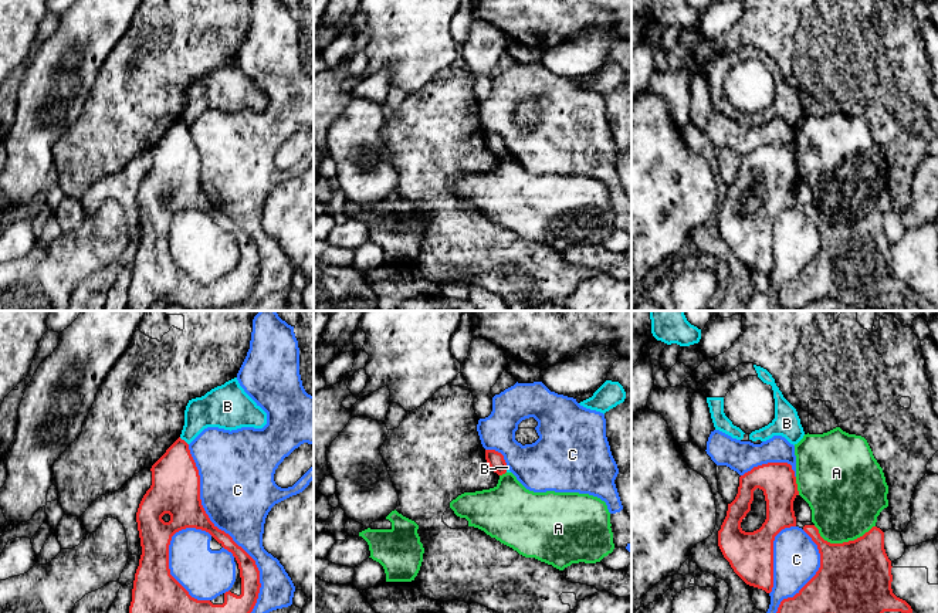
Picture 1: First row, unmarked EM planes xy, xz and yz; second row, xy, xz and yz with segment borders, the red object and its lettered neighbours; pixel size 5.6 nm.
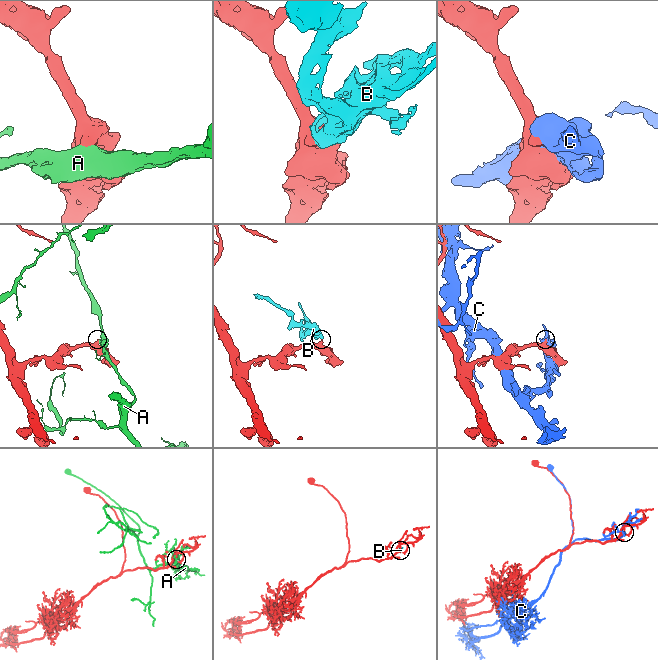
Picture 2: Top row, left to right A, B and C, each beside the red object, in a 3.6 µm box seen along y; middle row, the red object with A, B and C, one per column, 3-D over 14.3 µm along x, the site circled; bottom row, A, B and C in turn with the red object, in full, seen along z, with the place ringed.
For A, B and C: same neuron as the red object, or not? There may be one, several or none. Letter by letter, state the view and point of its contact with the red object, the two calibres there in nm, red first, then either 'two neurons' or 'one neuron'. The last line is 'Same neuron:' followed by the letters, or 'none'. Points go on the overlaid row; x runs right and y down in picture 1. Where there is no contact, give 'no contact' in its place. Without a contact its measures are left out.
A: yz (843, 542) | 400/400 nm | two neurons
B: xy (183, 440) | 280/200 nm | two neurons
C: xy (220, 529) | 200/440 nm | two neurons
Same neuron: none

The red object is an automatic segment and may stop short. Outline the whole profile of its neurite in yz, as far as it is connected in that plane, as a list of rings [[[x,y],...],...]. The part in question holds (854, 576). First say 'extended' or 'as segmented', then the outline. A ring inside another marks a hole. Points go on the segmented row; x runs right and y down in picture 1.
as segmented | [[[815,525],[803,531],[817,545],[820,568],[793,597],[780,602],[776,613],[912,613],[893,593],[893,566],[880,528],[843,543],[824,541]]]

